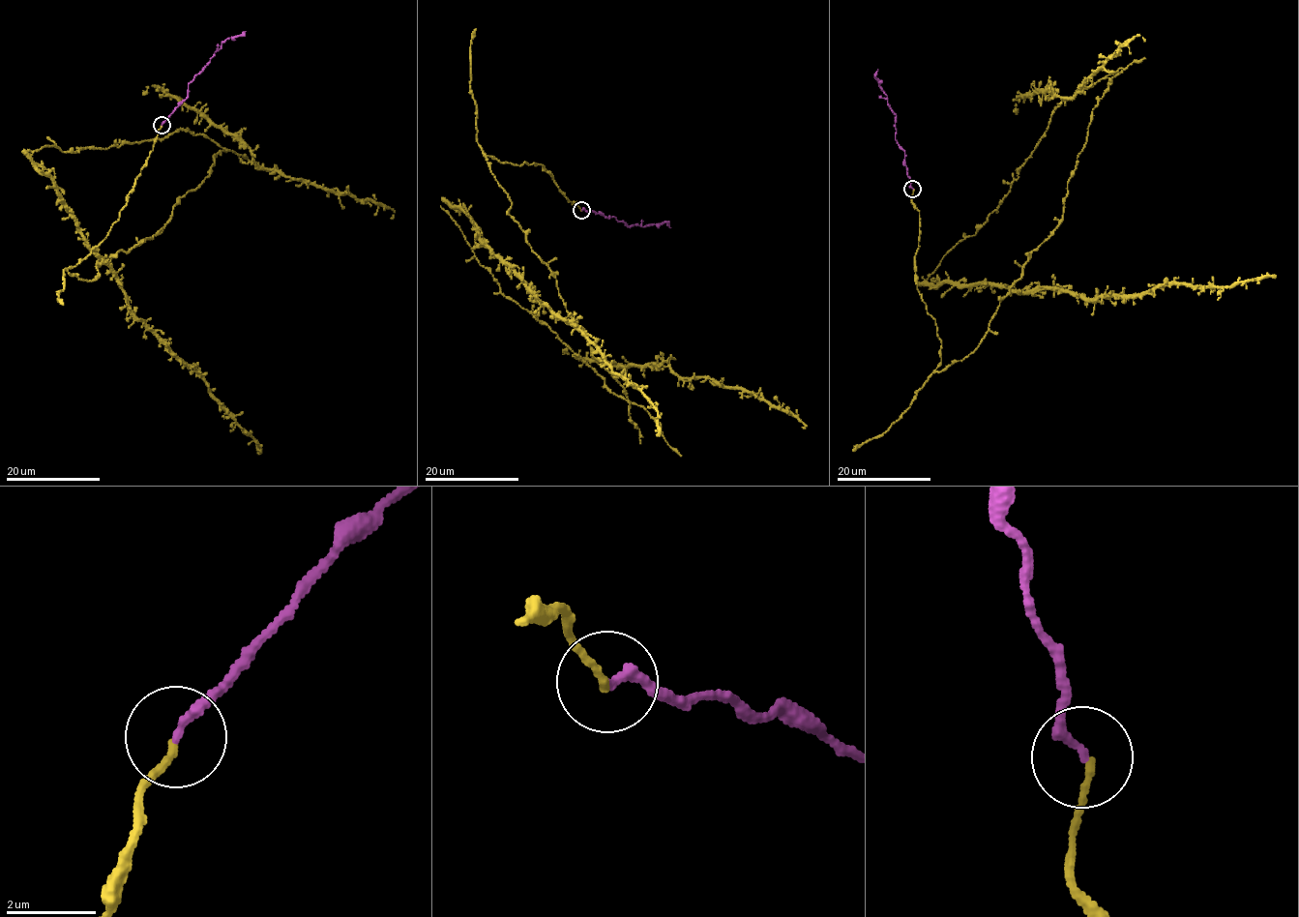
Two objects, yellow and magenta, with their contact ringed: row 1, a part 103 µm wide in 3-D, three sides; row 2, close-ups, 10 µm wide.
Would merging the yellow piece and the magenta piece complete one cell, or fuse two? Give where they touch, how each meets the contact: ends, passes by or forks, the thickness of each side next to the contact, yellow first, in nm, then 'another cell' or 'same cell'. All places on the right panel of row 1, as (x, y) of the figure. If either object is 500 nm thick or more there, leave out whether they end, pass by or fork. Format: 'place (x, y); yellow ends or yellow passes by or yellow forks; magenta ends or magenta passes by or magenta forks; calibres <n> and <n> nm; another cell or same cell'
place (912, 189); yellow ends; magenta ends; calibres 130 and 200 nm; same cell

